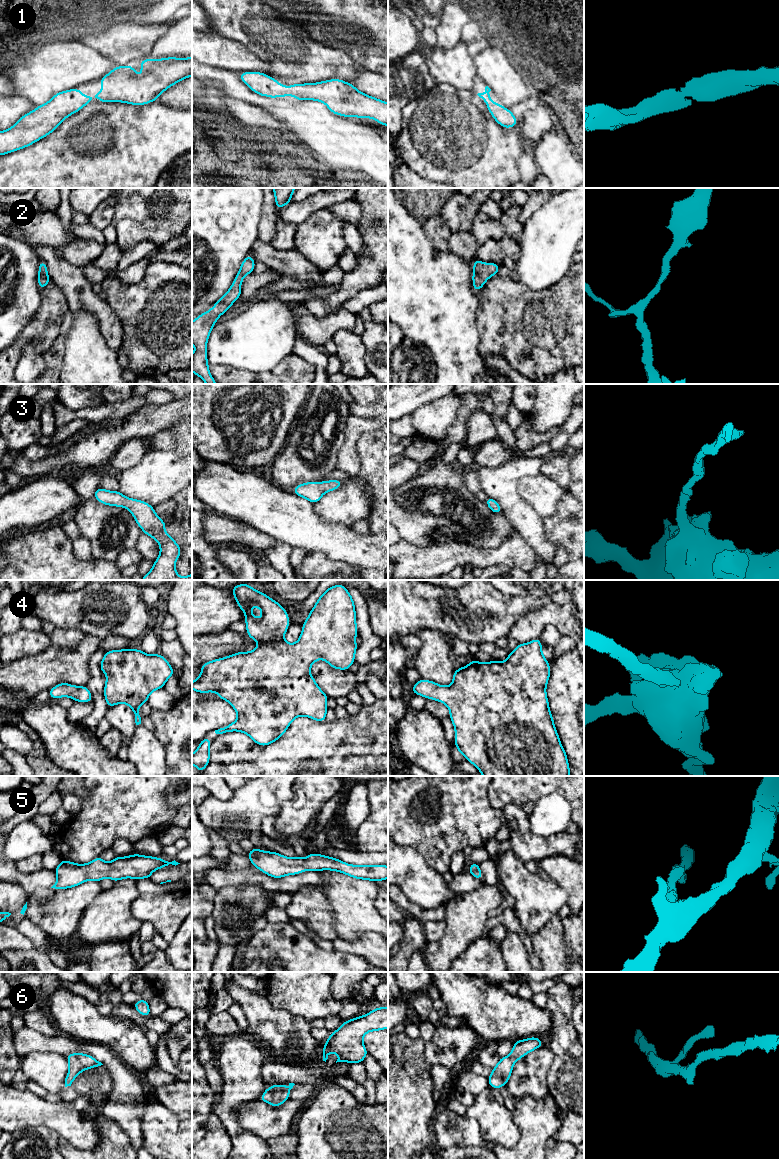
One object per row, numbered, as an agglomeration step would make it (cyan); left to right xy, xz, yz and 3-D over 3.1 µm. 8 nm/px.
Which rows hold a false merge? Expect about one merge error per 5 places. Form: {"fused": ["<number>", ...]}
{"fused": []}

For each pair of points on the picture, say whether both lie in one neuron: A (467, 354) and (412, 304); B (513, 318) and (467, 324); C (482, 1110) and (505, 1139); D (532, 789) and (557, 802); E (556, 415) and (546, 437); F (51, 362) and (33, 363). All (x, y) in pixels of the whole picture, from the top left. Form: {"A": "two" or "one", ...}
{"A": "one", "B": "two", "C": "one", "D": "two", "E": "two", "F": "two"}

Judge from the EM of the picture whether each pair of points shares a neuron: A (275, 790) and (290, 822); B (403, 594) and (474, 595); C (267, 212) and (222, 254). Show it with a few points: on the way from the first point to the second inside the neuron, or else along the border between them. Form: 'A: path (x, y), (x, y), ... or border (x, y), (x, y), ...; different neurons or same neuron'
A: border (292, 786), (292, 796), (283, 803), (275, 817); different neurons
B: path (430, 610), (468, 633), (474, 632), (474, 622); same neuron
C: border (263, 198), (257, 239); different neurons

